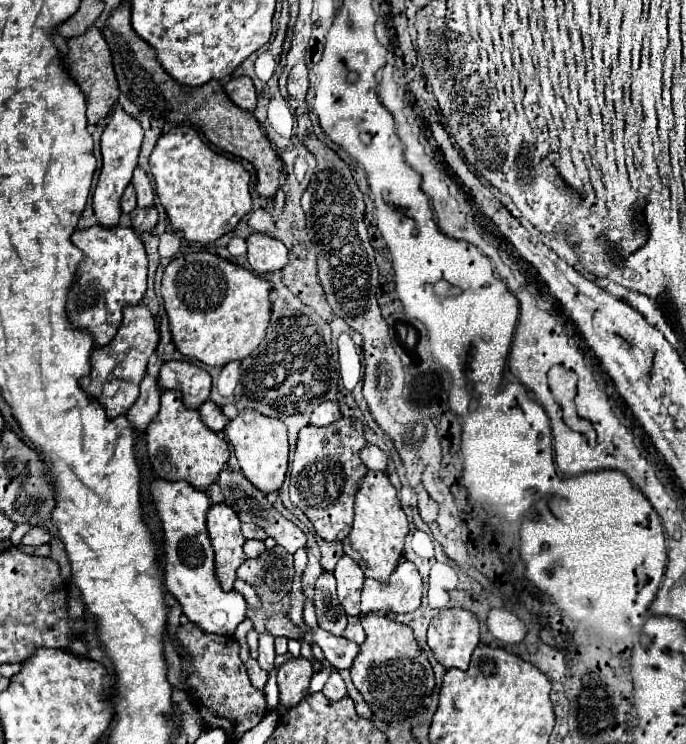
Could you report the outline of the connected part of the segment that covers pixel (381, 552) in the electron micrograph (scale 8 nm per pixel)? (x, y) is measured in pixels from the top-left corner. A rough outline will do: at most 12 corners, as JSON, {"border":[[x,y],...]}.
{"border":[[369,470],[355,496],[345,554],[385,582],[409,522],[387,474]]}

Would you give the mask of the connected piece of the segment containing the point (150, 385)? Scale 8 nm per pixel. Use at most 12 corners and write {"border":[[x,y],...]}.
{"border":[[147,372],[141,396],[127,412],[137,432],[157,416],[161,388]]}

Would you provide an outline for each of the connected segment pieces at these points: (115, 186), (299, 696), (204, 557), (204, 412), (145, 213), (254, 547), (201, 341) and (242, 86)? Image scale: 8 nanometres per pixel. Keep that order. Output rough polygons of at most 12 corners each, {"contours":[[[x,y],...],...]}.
{"contours":[[[119,104],[101,136],[93,192],[97,224],[119,224],[143,140]],[[291,658],[277,670],[281,704],[293,708],[307,694],[313,666]],[[161,478],[163,584],[189,622],[233,636],[247,602],[223,592],[209,496]],[[215,402],[199,408],[203,420],[213,432],[227,426],[227,418]],[[155,208],[131,212],[135,232],[151,232],[157,224]],[[247,540],[247,558],[257,558],[265,550],[261,540]],[[209,252],[161,284],[173,342],[207,366],[247,358],[271,318],[265,278]],[[247,76],[225,84],[227,96],[243,110],[255,110],[257,92]]]}

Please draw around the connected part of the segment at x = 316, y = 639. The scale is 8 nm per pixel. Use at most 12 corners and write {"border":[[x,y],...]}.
{"border":[[321,628],[309,640],[335,670],[351,668],[359,646]]}

